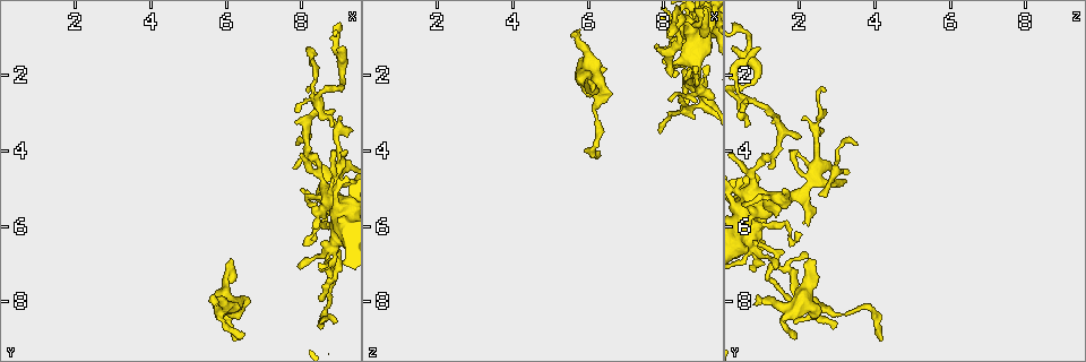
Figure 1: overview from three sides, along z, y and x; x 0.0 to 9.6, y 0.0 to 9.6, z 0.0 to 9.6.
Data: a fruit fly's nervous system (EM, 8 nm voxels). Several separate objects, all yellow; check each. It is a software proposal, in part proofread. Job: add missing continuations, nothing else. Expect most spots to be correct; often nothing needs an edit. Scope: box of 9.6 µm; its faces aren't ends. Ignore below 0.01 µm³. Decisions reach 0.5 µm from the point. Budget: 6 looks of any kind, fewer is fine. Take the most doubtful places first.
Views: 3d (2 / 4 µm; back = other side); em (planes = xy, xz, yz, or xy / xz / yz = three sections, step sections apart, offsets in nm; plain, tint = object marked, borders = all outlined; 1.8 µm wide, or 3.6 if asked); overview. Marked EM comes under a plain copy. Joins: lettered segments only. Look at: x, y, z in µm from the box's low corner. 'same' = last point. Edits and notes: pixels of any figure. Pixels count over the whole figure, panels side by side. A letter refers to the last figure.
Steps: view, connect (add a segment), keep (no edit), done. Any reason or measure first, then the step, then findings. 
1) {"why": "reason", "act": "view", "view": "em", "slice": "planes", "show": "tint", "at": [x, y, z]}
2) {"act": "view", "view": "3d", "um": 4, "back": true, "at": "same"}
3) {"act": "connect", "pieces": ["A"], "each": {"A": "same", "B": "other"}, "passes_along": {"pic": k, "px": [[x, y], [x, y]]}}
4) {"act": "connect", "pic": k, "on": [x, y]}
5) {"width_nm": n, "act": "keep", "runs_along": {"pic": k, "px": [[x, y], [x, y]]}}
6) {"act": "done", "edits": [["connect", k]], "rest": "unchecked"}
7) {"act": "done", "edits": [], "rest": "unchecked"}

{"why": "calibre changes", "act": "view", "view": "em", "um": 3.6, "slice": "planes", "show": "tint", "at": [9.00, 6.50, 0.85]}

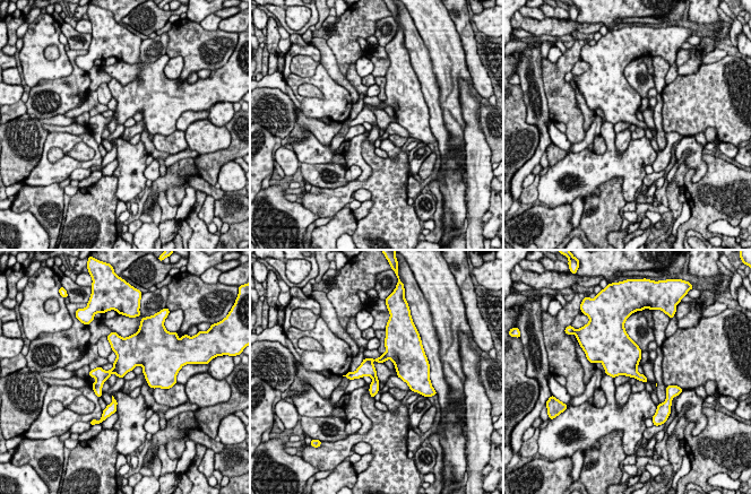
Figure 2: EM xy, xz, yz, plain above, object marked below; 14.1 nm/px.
{"act": "view", "view": "em", "um": 3.6, "slice": "planes", "show": "borders", "at": "same"}

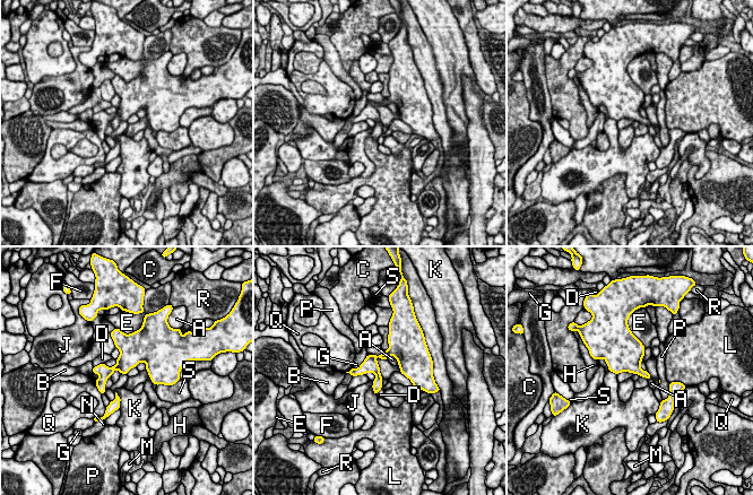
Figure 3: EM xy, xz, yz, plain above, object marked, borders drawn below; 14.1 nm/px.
{"act": "keep", "each": {"A": "other", "B": "other", "C": "other", "D": "other", "E": "other", "F": "other", "G": "other", "H": "other", "J": "other", "K": "other", "L": "other", "M": "other", "N": "other", "P": "other", "Q": "other", "R": "other", "S": "other"}, "border": {"pic": 3, "px": [[121, 373], [115, 370], [111, 374]]}, "found": "no lettered segment goes on from it"}

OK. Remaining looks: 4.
{"why": "branch stops here", "act": "view", "view": "em", "slice": "xz", "step": 8, "show": "borders", "at": [6.20, 6.85, 2.25]}

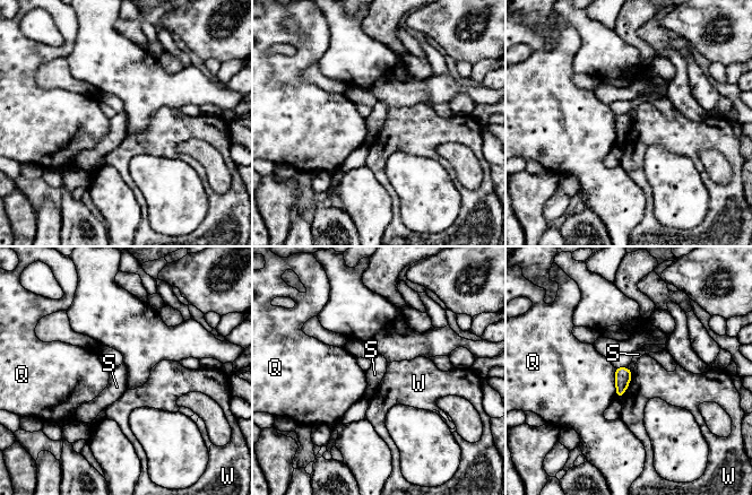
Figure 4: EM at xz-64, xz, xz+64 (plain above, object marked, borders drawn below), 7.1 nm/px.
{"act": "view", "view": "em", "slice": "planes", "show": "borders", "at": "same"}

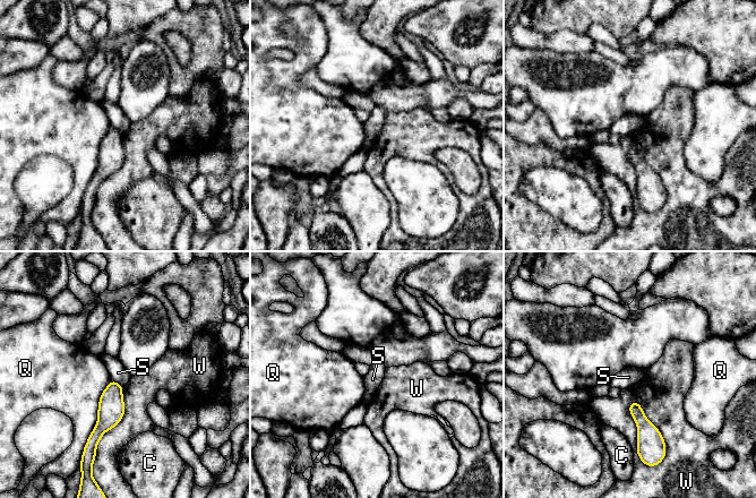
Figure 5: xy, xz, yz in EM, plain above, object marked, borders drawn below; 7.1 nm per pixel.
{"act": "keep", "each": {"C": "other", "Q": "other", "S": "other", "W": "other"}, "border": {"pic": 5, "px": [[110, 379], [122, 387]]}, "found": "no lettered segment goes on from it"}

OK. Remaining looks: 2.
{"why": "tapers out", "act": "view", "view": "em", "um": 3.6, "slice": "yz", "step": 16, "show": "borders", "at": [6.25, 9.10, 4.20]}

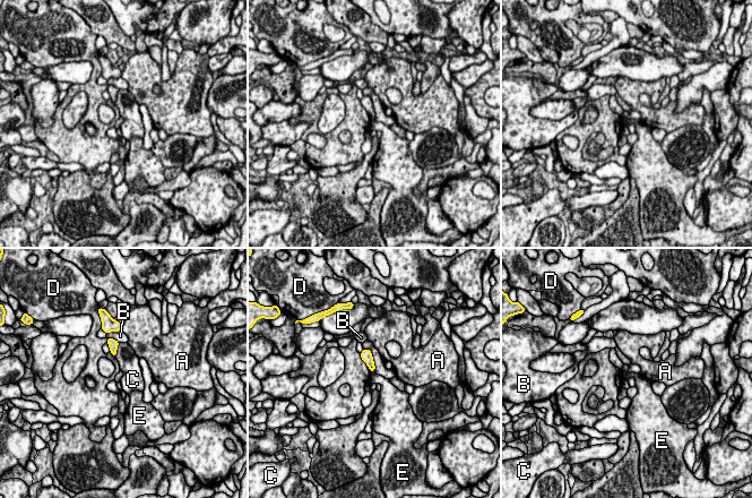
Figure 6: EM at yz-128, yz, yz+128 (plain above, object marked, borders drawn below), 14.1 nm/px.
{"act": "keep", "each": {"A": "other", "B": "other", "C": "other", "D": "other", "E": "other"}, "border": {"pic": 6, "px": [[374, 369], [371, 372]]}, "found": "no lettered segment goes on from it"}

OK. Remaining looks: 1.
{"act": "done", "edits": [], "rest": "unchecked"}

